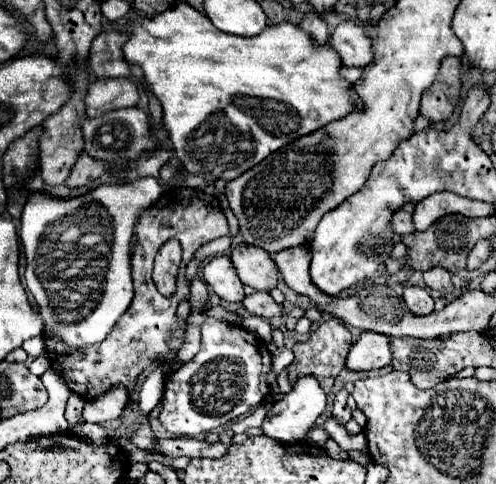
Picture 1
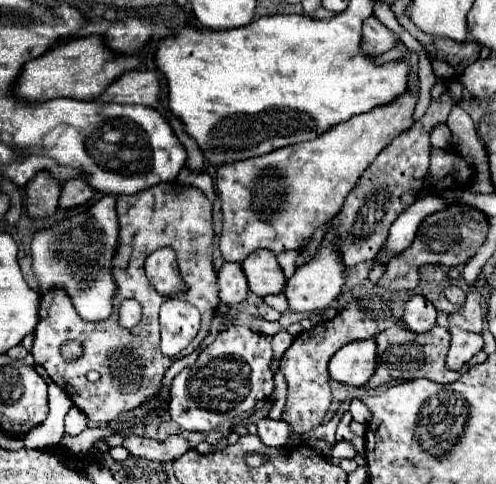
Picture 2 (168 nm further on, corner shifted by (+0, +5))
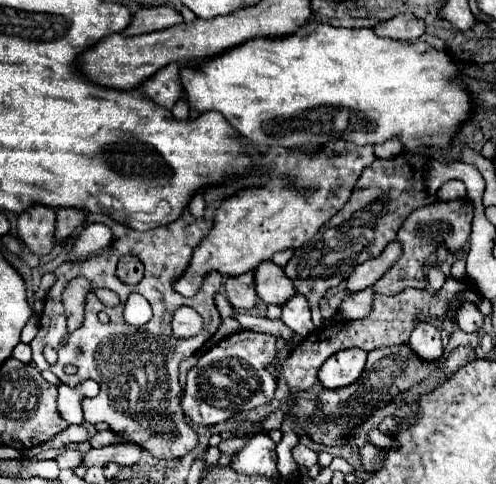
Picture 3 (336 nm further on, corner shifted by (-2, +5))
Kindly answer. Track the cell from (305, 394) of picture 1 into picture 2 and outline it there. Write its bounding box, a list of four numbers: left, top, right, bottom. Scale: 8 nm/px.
[257,419,293,447]

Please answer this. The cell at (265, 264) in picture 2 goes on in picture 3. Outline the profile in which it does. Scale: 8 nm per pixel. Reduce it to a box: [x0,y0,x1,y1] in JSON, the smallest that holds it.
[255,261,297,305]

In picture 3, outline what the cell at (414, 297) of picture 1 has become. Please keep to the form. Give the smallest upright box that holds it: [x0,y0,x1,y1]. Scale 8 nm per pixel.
[409,323,443,363]

